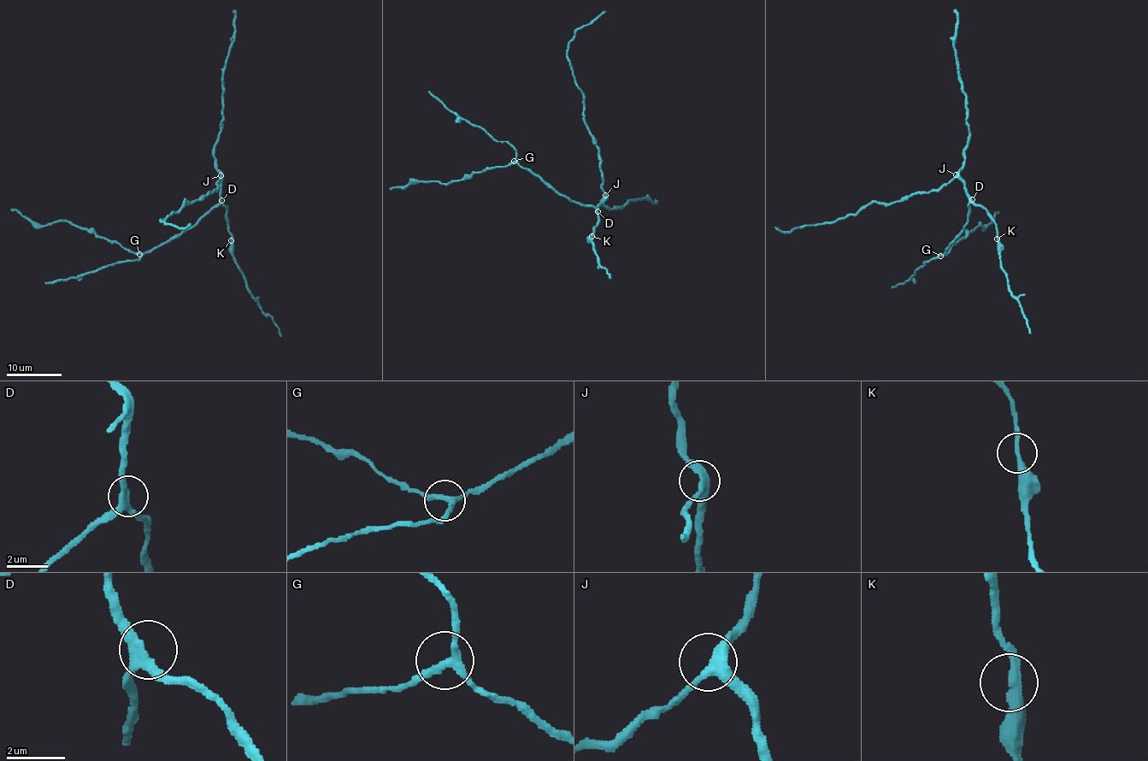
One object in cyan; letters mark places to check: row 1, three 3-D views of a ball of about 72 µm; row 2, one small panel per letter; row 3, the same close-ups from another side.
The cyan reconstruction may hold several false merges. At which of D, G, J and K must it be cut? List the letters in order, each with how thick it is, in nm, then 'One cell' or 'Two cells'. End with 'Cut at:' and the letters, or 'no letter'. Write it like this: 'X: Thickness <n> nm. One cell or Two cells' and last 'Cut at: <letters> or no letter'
D: Thickness 280 nm. One cell
G: Thickness 240 nm. One cell
J: Thickness 340 nm. One cell
K: Thickness 280 nm. One cell
Cut at: no letter

